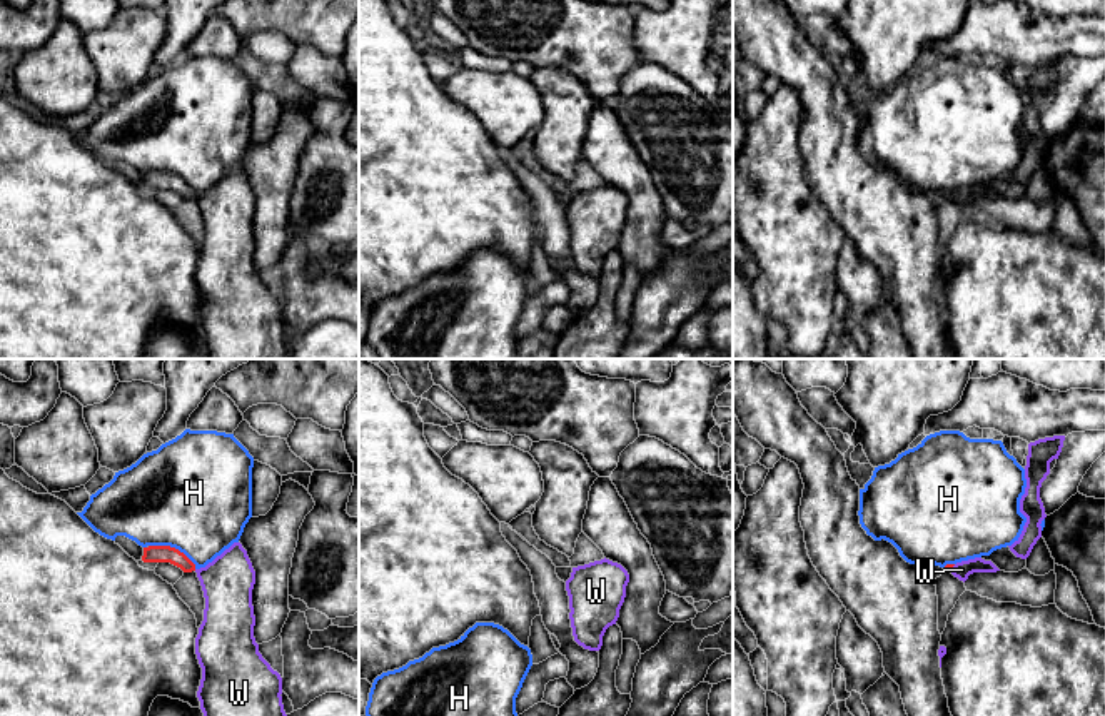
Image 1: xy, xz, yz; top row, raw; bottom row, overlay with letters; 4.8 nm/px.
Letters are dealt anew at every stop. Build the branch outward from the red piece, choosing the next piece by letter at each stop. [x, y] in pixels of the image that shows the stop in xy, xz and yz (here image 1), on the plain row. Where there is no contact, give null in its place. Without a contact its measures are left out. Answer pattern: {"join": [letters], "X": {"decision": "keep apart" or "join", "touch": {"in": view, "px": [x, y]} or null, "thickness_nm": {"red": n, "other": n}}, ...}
{"join": [], "H": {"decision": "keep apart", "touch": {"in": "xy", "px": [174, 174]}, "thickness_nm": {"red": 80, "other": 500}}, "W": {"decision": "keep apart", "touch": {"in": "yz", "px": [952, 194]}, "thickness_nm": {"red": 30, "other": 80}}}

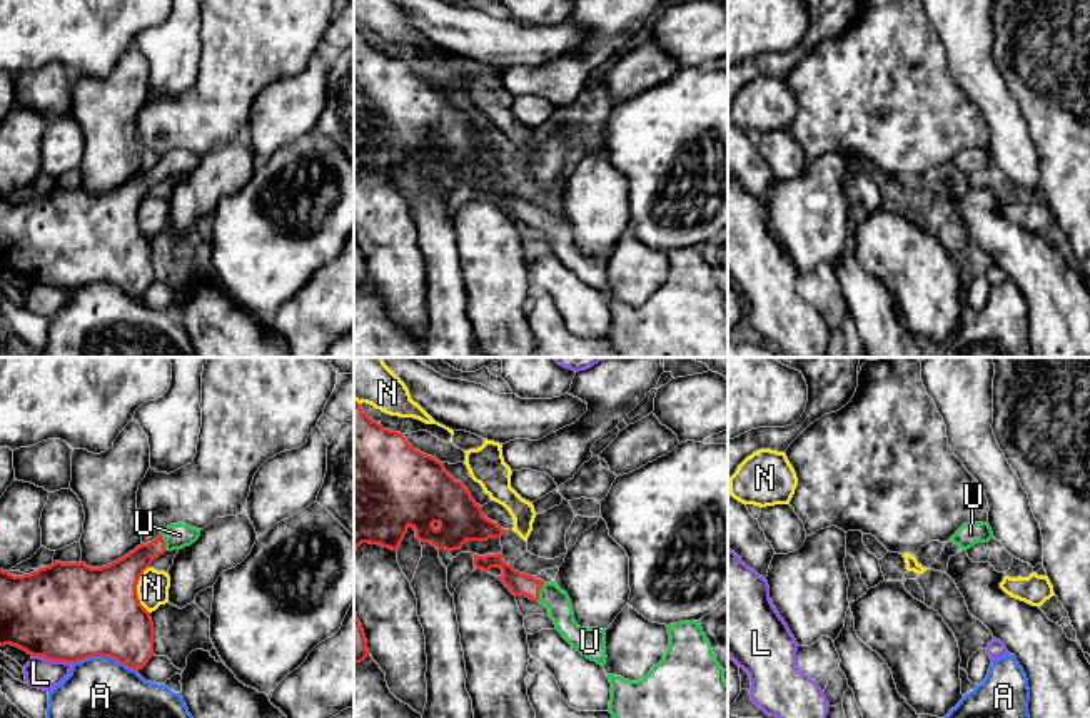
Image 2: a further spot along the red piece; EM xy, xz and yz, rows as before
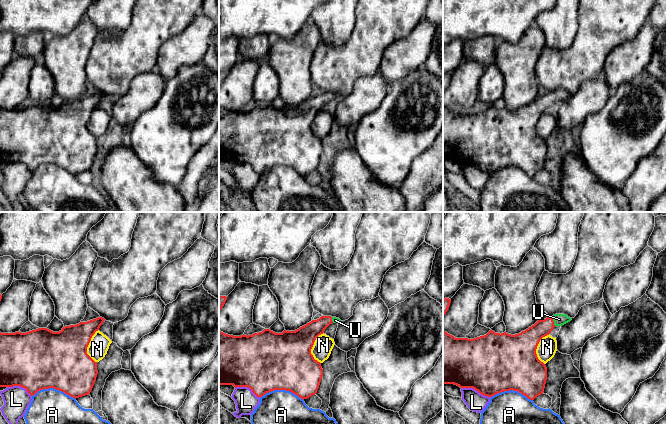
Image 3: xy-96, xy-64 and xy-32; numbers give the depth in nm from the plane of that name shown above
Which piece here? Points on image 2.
{"join": ["U"], "A": {"decision": "keep apart", "touch": {"in": "xy", "px": [105, 281]}, "thickness_nm": {"red": 460, "other": 460}}, "L": {"decision": "keep apart", "touch": {"in": "xy", "px": [52, 286]}, "thickness_nm": {"red": 480, "other": 150}}, "N": {"decision": "keep apart", "touch": {"in": "xy", "px": [136, 216]}, "thickness_nm": {"red": 440, "other": 150}}, "U": {"decision": "join", "touch": {"in": "xz", "px": [538, 217]}, "thickness_nm": {"red": 110, "other": 120}}}

